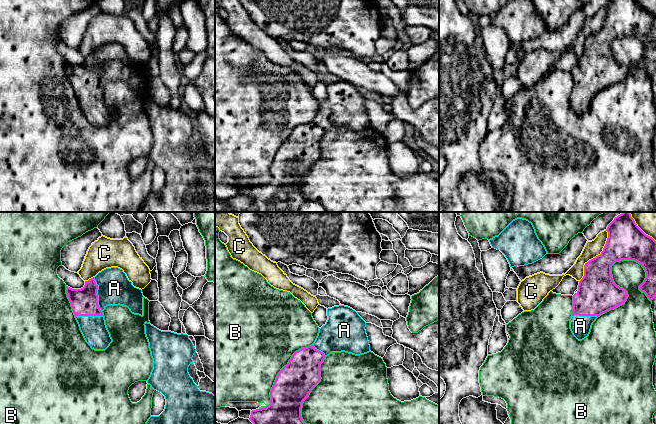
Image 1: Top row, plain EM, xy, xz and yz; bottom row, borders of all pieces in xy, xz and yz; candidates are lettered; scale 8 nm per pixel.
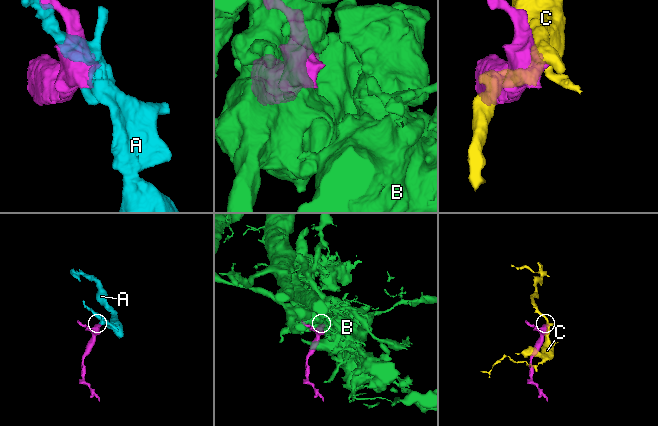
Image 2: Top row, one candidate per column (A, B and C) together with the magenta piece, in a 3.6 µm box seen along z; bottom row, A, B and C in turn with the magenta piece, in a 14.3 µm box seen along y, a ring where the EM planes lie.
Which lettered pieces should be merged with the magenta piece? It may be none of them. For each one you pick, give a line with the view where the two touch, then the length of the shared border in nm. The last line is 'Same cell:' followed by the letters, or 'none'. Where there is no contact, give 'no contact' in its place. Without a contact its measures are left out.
A: meets magenta in xy; contact 280 nm long
Same cell: A

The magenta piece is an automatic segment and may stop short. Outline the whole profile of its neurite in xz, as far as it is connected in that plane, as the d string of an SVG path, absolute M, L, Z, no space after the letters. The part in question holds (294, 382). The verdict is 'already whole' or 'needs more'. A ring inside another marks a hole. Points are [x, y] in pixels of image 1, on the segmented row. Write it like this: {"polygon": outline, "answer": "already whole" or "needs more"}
{"polygon": "M344 305L327 309L328 320L319 328L313 345L296 351L288 364L278 373L270 392L271 404L266 408L251 411L249 420L253 424L306 424L301 417L303 401L311 390L320 382L320 364L331 352L345 351L355 355L370 351L366 334L366 322L358 312Z", "answer": "needs more"}

